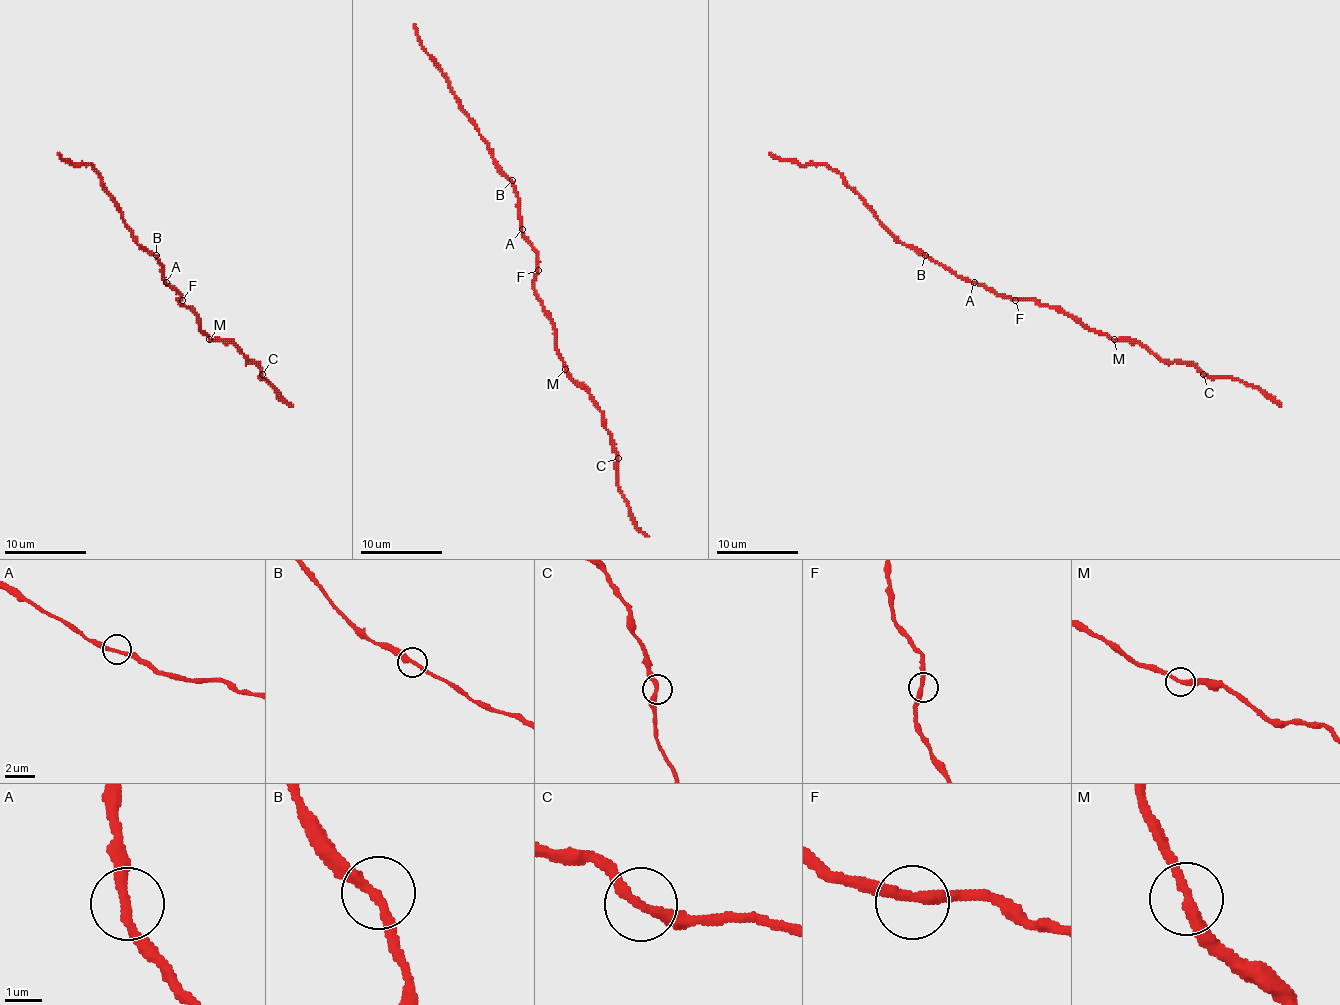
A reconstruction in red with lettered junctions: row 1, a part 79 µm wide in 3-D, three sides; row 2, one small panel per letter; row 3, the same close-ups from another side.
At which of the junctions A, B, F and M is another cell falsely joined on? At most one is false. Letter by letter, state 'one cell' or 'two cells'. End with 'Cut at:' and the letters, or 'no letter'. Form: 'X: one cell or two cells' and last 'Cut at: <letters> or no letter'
A: one cell
B: one cell
F: one cell
M: one cell
Cut at: no letter

